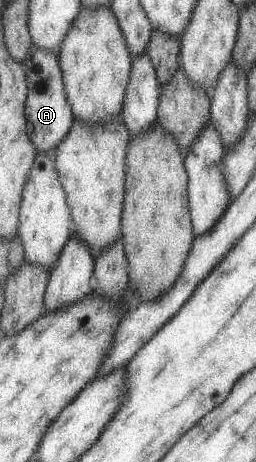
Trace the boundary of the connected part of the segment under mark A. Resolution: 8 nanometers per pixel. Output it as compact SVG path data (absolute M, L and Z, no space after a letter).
M32 44L28 48L28 56L25 56L21 64L26 77L27 94L23 110L28 138L36 152L51 154L56 144L60 144L60 140L64 138L64 134L68 134L74 122L72 110L64 92L57 53L44 50L44 48L36 48Z

